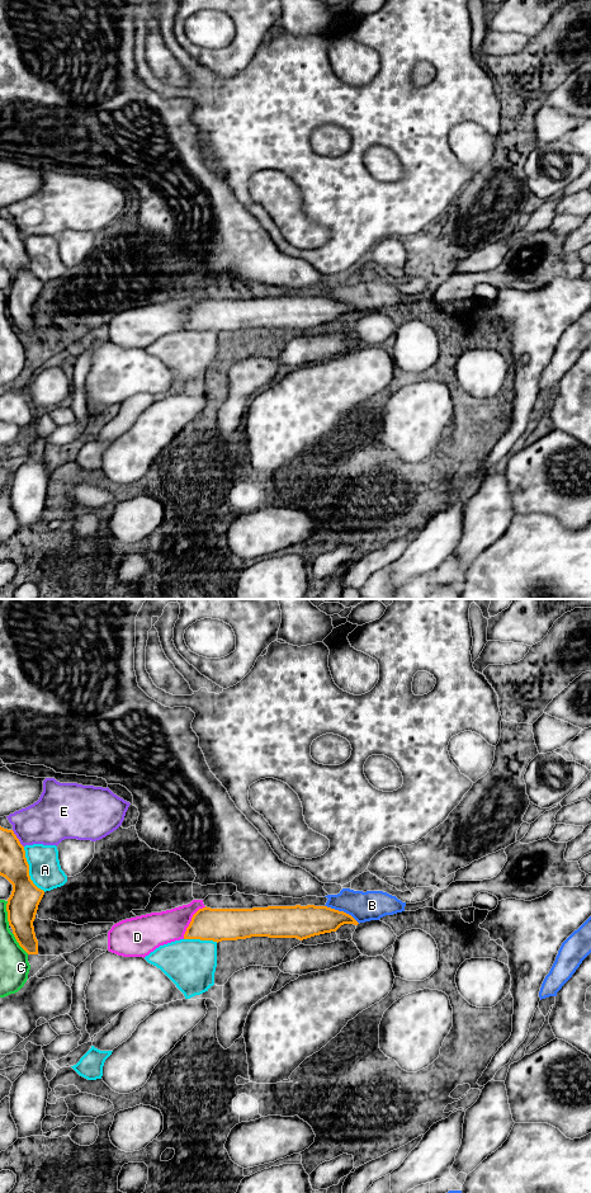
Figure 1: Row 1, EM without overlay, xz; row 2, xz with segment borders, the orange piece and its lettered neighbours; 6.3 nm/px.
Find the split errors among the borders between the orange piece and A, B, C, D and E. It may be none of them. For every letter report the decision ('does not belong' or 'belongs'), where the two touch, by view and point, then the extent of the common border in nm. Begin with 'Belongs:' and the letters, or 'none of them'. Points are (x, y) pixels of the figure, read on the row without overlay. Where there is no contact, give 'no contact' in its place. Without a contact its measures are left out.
Belongs: B
A: does not belong; contact xz (28, 262); length 320 nm
B: belongs; contact xz (343, 302); length 260 nm
C: does not belong; contact xz (18, 333); length 170 nm
D: does not belong; contact xz (192, 311); length 260 nm
E: does not belong; contact xz (18, 230); length 130 nm

